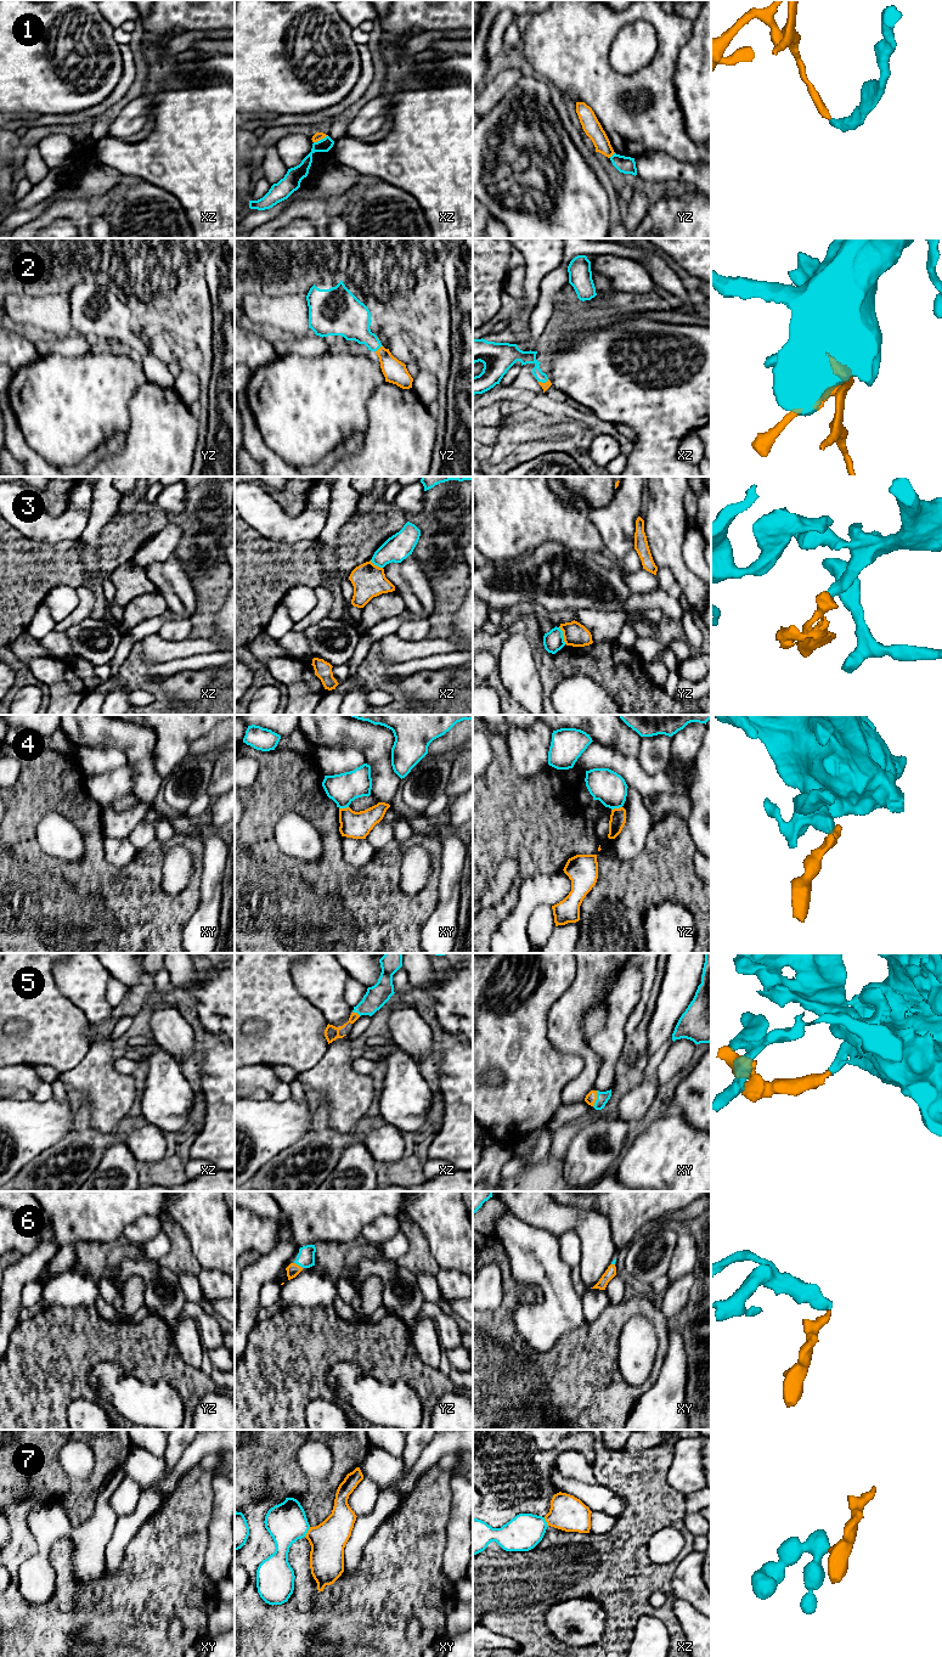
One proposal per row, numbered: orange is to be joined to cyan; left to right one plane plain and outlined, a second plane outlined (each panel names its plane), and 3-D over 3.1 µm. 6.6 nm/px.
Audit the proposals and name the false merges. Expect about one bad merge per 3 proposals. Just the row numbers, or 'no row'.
1, 3, 4

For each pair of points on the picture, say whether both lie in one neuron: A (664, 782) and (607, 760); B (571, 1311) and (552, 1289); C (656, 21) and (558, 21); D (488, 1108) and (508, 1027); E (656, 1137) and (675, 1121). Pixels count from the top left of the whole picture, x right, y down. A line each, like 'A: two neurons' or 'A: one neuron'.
A: one neuron
B: one neuron
C: one neuron
D: one neuron
E: one neuron

